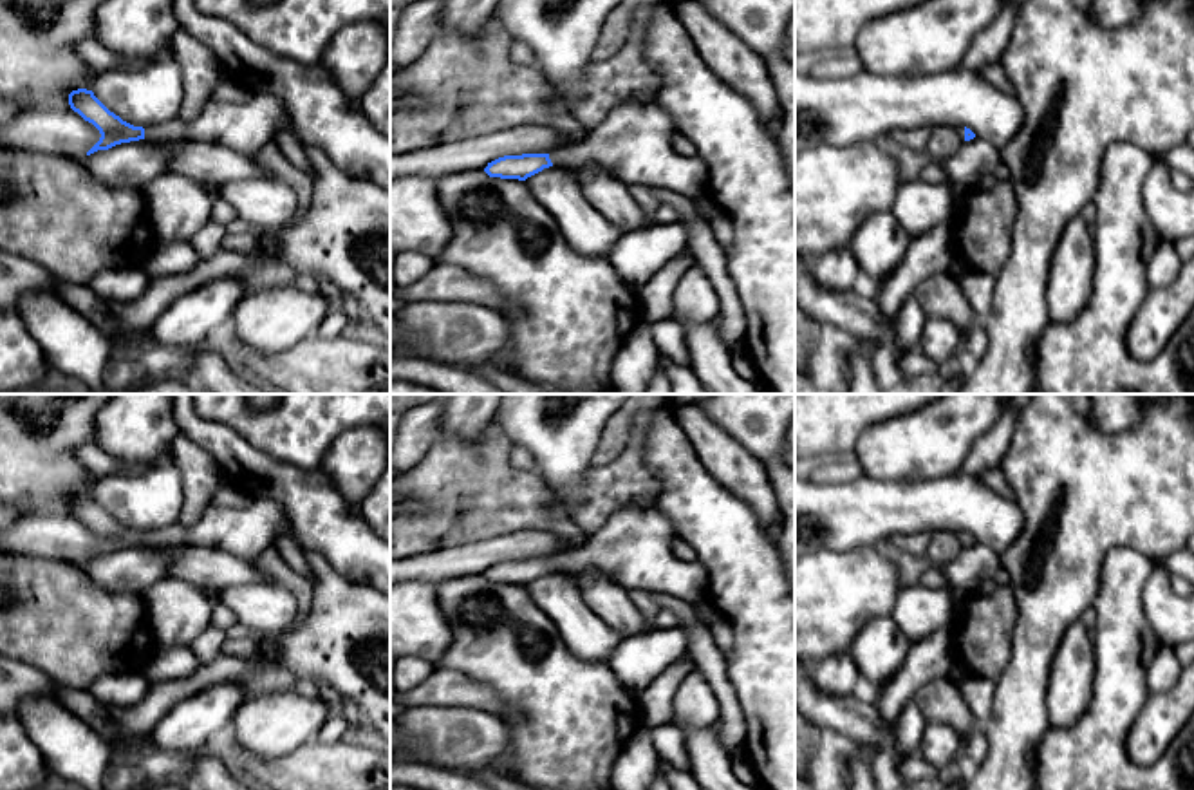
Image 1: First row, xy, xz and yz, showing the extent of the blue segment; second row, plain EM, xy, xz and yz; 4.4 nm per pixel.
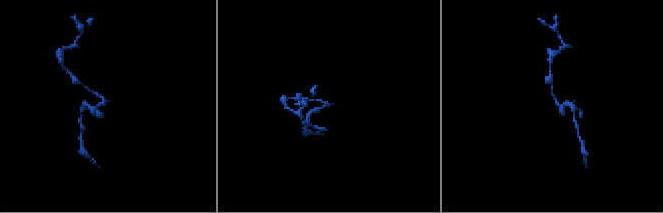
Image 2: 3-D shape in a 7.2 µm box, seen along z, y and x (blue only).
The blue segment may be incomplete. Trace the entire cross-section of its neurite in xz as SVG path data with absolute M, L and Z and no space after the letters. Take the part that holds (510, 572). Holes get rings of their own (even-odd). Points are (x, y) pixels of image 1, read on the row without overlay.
M629 504L571 551L549 559L499 562L484 573L490 582L518 584L549 571L596 568L625 589L667 593L695 604L706 597L708 575L697 562L683 562L672 551L672 521L656 504Z

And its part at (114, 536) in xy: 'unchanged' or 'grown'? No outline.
grown

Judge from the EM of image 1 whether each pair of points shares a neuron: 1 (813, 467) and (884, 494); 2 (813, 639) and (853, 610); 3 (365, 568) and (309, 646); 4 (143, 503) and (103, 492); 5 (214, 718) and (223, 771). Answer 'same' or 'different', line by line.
1: different
2: same
3: different
4: same
5: different

